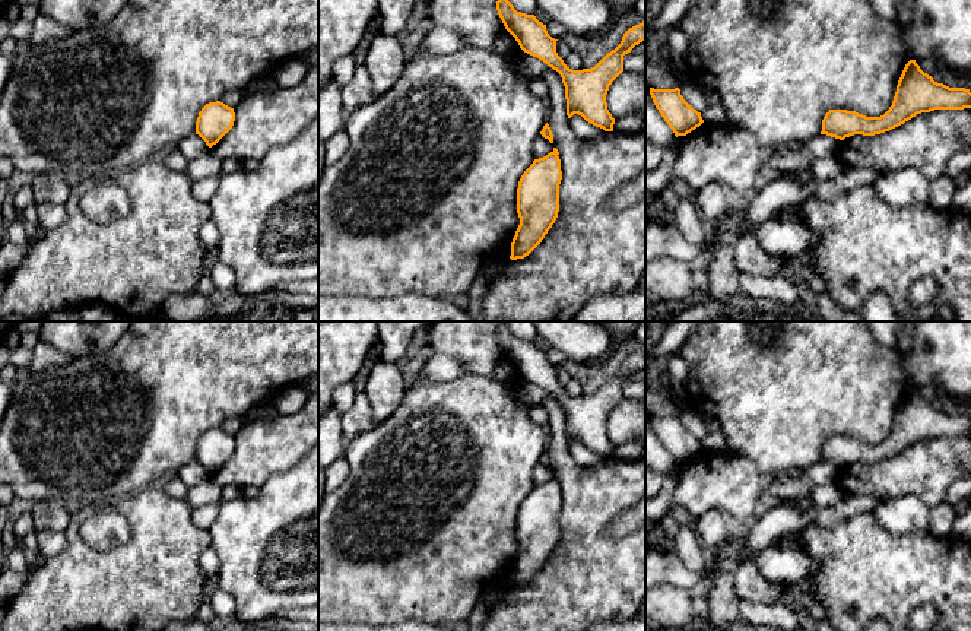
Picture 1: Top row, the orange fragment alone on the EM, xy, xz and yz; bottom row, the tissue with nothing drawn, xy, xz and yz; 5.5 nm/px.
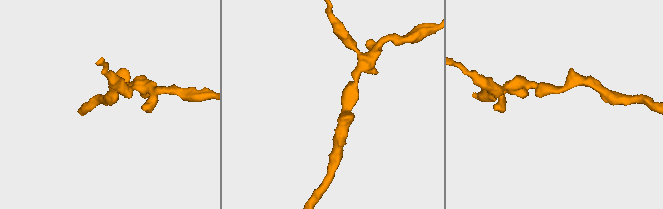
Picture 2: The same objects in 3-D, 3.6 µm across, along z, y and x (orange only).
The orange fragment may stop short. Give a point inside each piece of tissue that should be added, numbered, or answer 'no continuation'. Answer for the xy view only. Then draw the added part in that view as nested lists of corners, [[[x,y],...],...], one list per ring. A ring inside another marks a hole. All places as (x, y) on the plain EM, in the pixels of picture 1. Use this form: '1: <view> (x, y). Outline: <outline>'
no continuation

